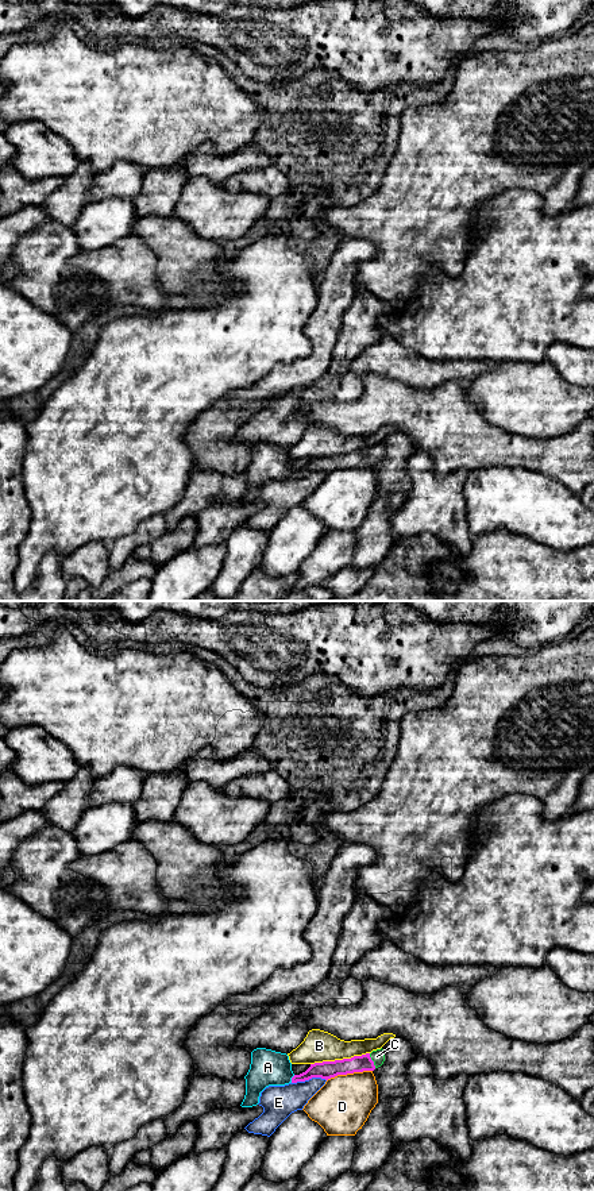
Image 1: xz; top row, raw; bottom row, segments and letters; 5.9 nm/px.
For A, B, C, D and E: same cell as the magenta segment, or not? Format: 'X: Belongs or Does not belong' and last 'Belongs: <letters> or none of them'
A: Does not belong
B: Does not belong
C: Belongs
D: Does not belong
E: Does not belong
Belongs: C

